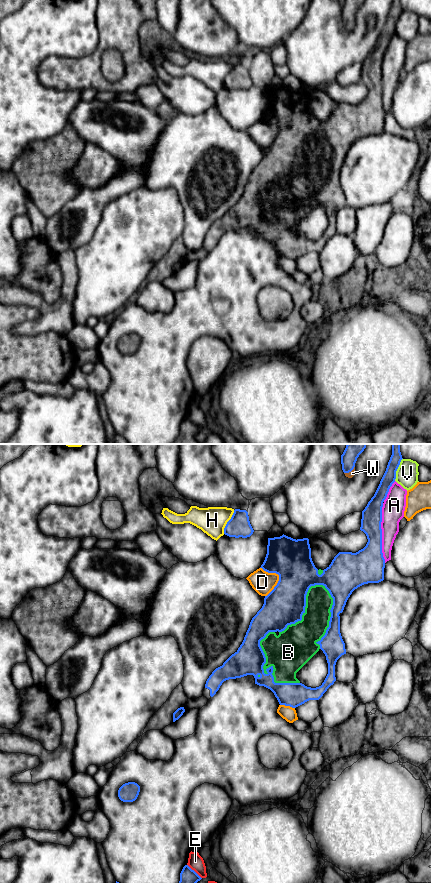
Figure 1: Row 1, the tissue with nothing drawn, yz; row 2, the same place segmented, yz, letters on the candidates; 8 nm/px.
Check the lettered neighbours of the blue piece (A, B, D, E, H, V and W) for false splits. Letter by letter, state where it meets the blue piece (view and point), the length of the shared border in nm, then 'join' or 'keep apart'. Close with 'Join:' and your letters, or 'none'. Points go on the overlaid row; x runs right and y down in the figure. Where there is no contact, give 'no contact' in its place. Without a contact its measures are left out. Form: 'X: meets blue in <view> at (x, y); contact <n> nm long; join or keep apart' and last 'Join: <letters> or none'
A: meets blue in yz at (381, 533); contact 480 nm long; keep apart
B: meets blue in yz at (305, 606); contact 550 nm long; join
D: meets blue in yz at (279, 577); contact 240 nm long; keep apart
E: meets blue in yz at (194, 871); contact 170 nm long; keep apart
H: meets blue in yz at (227, 522); contact 220 nm long; keep apart
V: meets blue in yz at (397, 468); contact 200 nm long; keep apart
W: meets blue in yz at (349, 471); contact 110 nm long; join
Join: B, W

